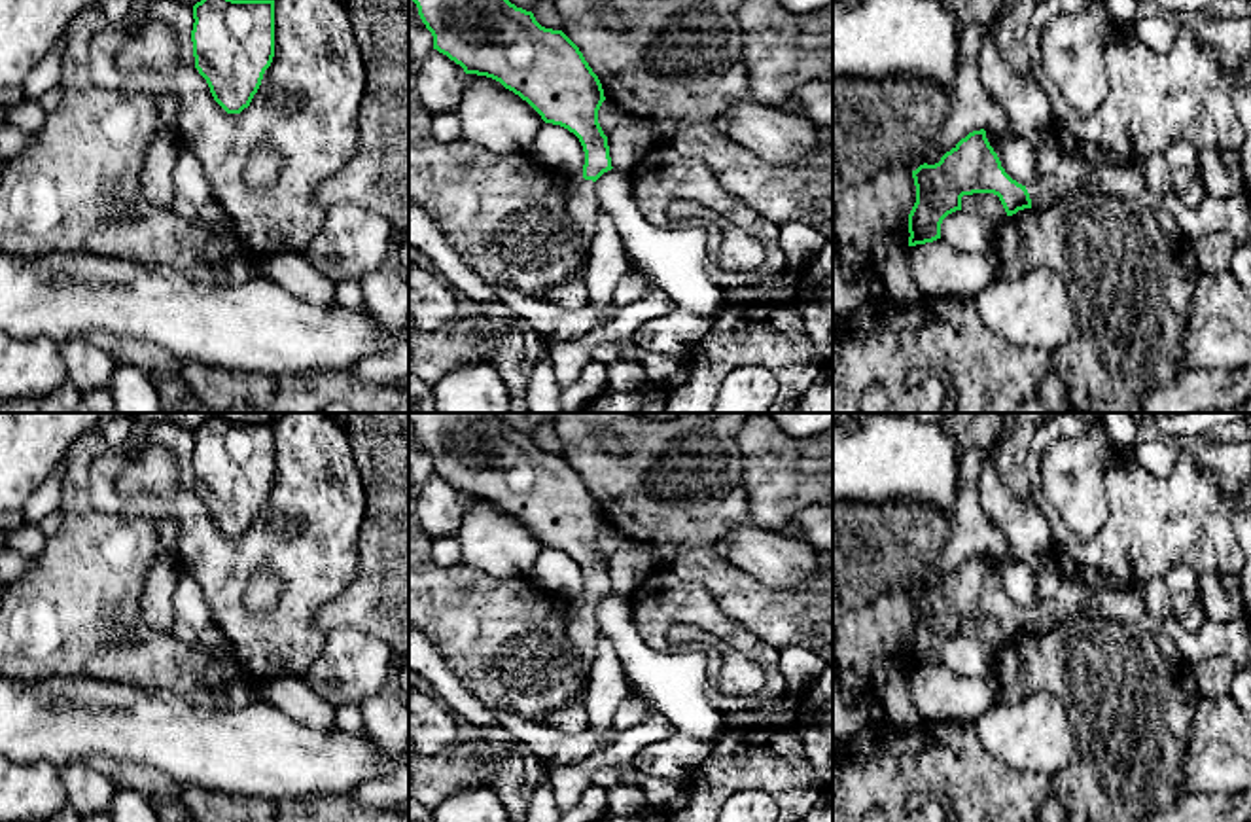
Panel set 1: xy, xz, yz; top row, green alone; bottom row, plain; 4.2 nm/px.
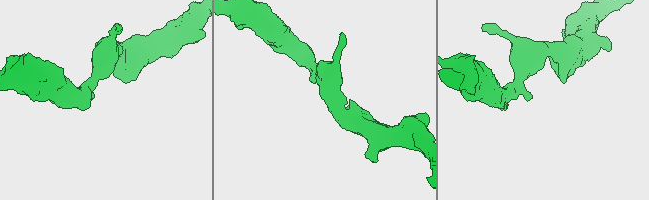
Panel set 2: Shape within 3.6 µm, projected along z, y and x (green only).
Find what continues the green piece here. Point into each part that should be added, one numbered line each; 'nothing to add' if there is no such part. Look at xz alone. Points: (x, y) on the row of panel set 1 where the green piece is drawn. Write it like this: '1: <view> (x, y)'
1: xz (581, 205)

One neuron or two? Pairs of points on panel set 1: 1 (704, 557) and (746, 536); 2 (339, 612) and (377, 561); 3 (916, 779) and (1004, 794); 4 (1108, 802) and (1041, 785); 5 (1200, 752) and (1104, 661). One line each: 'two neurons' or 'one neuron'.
1: two neurons
2: one neuron
3: one neuron
4: two neurons
5: two neurons

